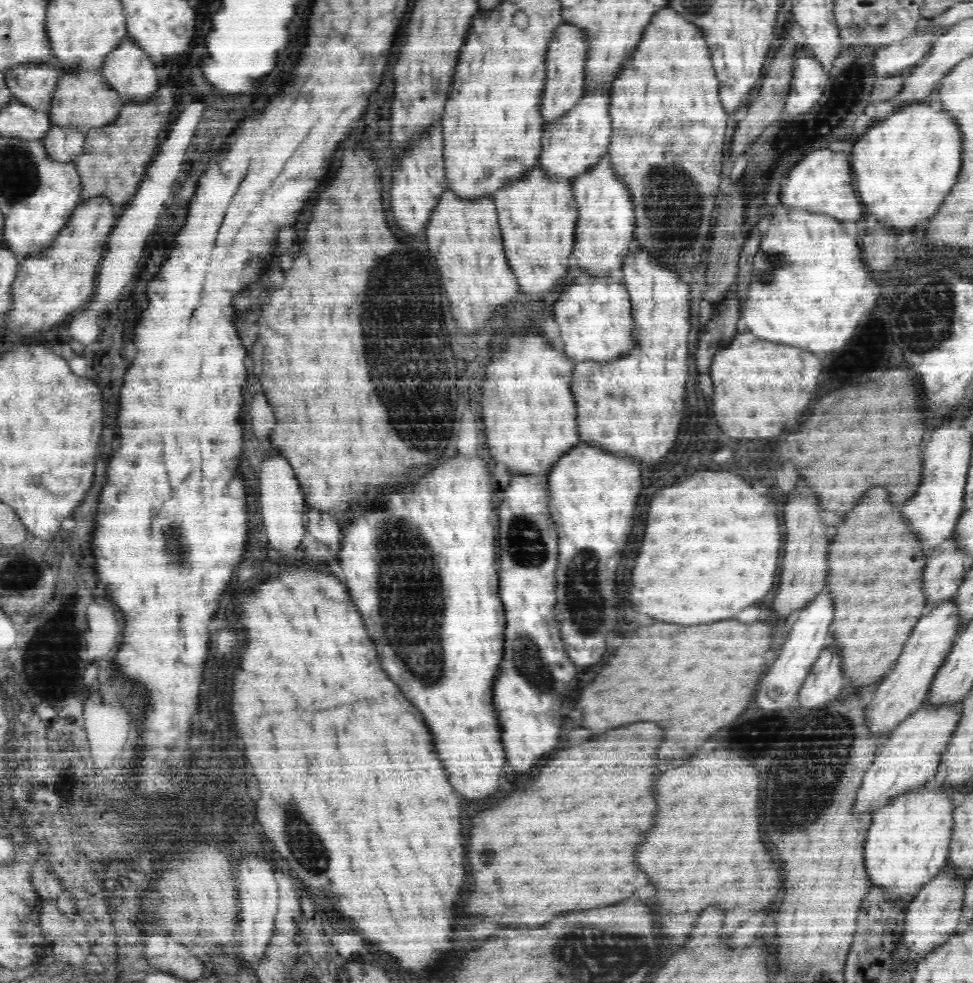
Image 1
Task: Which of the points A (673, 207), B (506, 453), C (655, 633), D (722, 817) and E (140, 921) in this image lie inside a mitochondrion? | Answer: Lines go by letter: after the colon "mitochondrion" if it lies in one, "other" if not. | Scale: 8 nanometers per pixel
A: mitochondrion
B: other
C: other
D: other
E: other

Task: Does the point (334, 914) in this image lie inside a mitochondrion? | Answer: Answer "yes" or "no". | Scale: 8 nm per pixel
no

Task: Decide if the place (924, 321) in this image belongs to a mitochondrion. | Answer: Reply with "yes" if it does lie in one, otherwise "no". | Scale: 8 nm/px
yes

